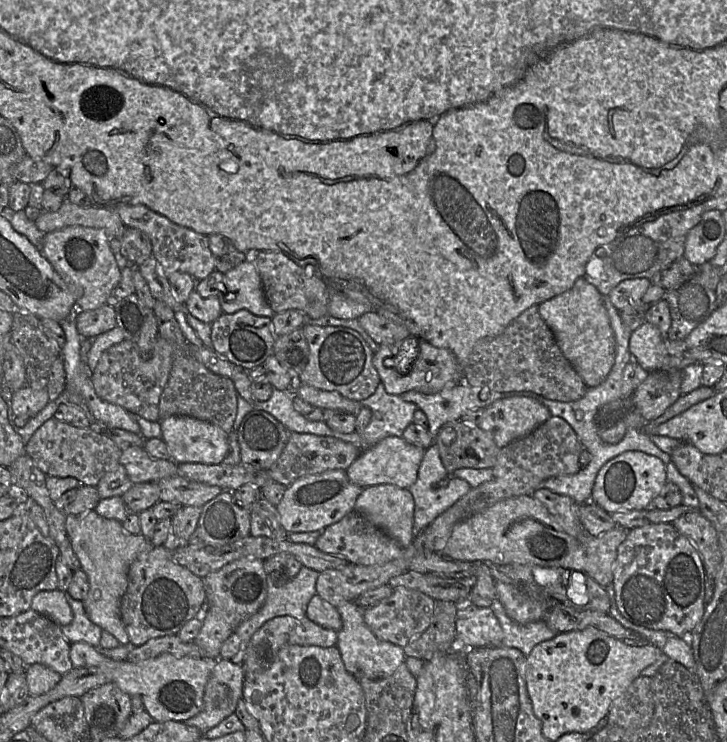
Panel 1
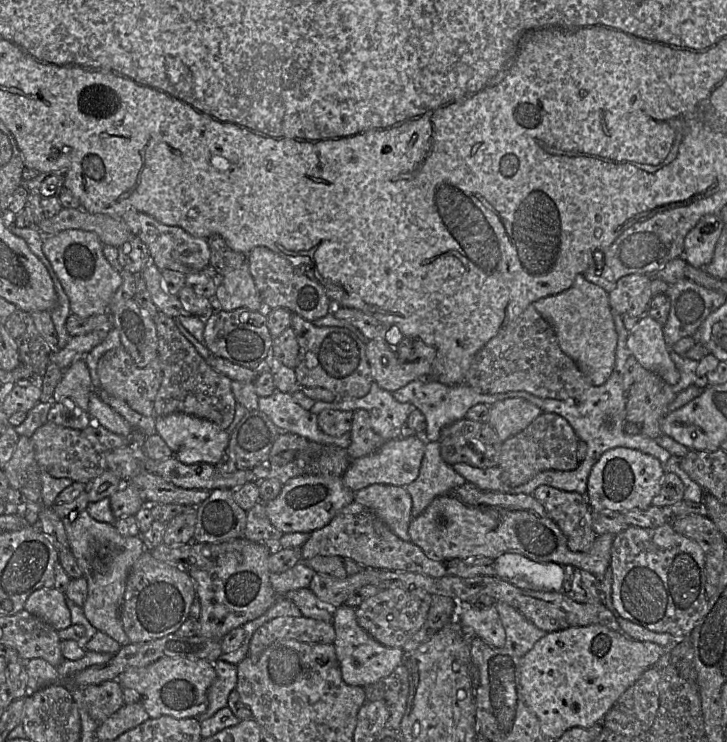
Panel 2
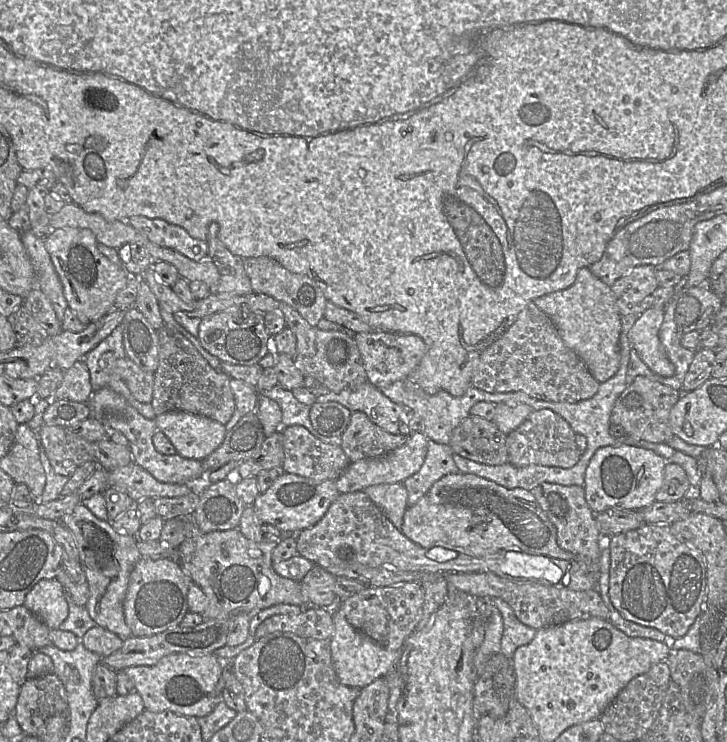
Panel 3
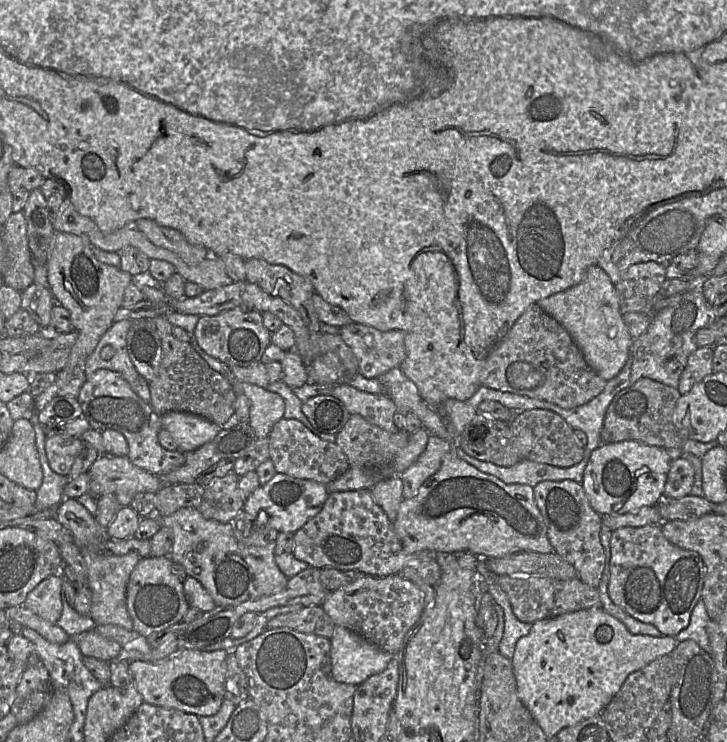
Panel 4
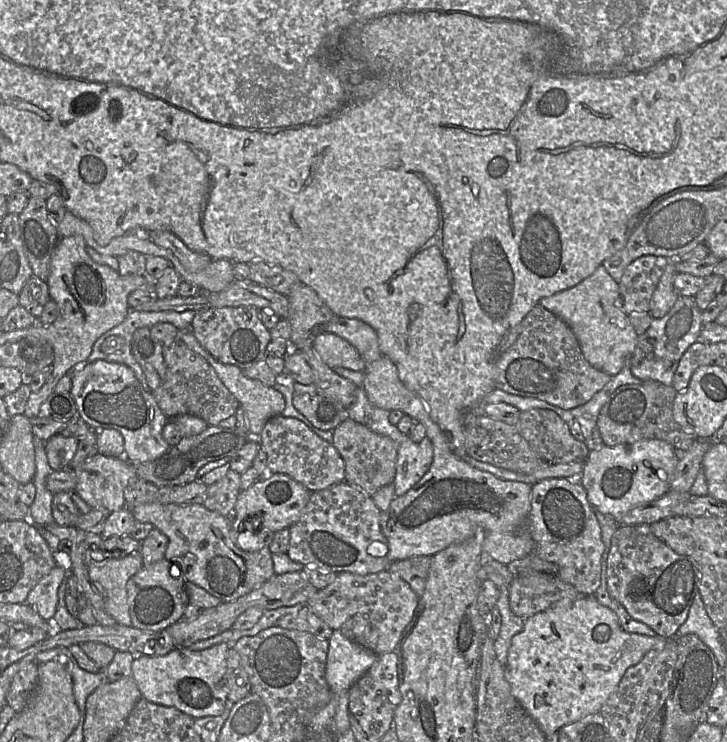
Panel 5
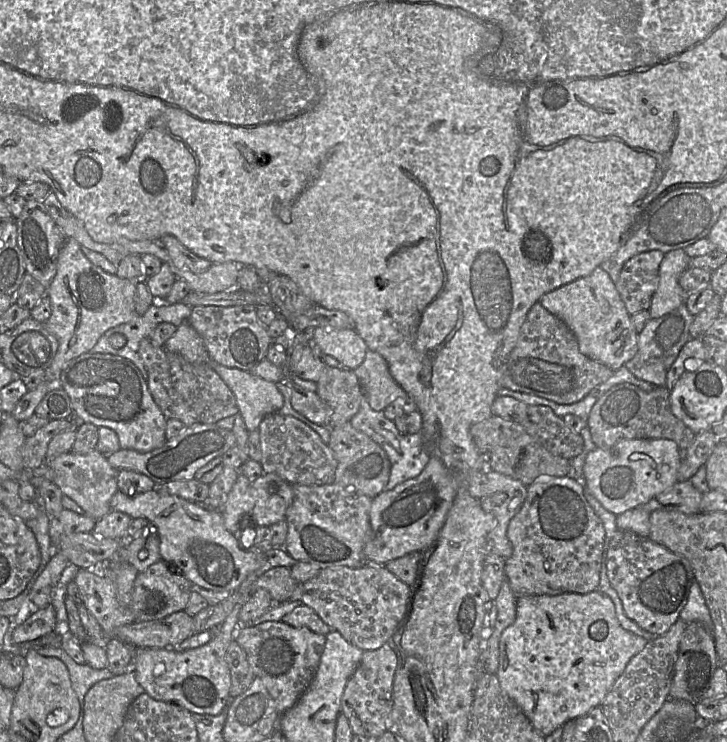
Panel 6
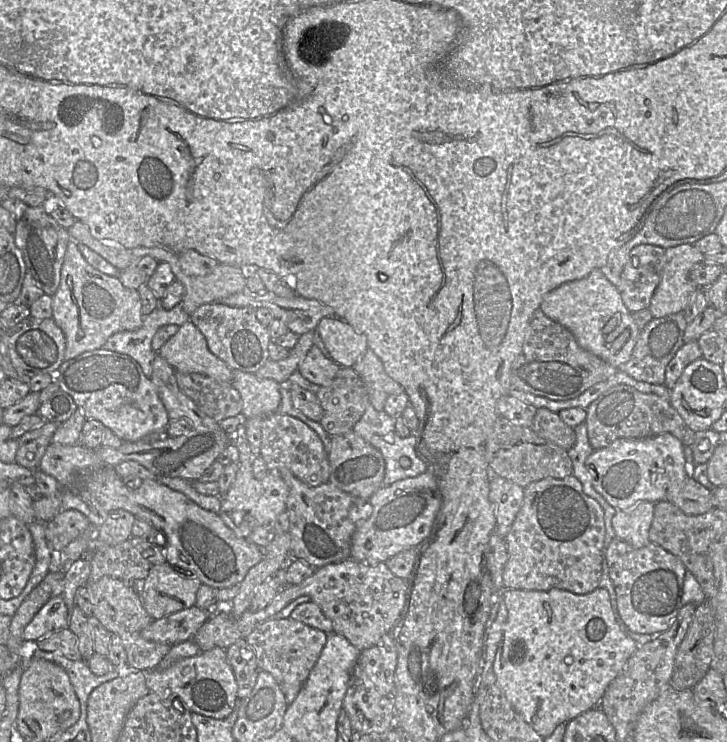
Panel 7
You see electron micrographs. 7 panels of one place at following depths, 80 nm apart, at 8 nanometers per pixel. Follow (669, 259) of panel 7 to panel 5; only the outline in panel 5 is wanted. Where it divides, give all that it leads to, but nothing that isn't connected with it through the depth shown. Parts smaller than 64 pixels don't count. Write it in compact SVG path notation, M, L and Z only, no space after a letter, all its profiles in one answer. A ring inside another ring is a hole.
M669 260L652 295L649 314L653 319L666 315L677 301L679 295L674 287L677 273L676 260Z

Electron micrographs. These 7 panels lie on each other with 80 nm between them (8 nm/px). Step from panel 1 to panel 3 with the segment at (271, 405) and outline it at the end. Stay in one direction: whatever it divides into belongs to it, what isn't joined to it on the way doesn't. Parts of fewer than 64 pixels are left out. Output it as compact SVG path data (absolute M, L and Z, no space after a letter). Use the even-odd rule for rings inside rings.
M277 384L272 389L261 393L277 402L281 408L282 419L277 426L276 432L281 433L282 430L288 426L300 425L305 427L313 436L322 442L341 447L341 436L324 436L314 428L309 417L311 406L298 401L292 391L286 390Z

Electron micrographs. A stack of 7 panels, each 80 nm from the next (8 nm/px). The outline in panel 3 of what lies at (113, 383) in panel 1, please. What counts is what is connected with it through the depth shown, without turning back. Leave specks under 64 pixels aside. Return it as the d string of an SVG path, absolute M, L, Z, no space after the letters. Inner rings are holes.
M105 352L99 366L104 372L120 377L133 398L141 403L151 403L154 389L154 373L144 371L128 357L117 358L113 352Z

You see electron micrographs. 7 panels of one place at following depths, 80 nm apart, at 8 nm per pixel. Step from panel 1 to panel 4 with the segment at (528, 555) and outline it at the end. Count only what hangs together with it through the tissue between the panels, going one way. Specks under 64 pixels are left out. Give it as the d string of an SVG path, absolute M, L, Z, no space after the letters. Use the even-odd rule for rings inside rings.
M456 444L447 452L439 470L427 478L418 493L400 503L393 529L407 553L420 551L470 552L482 558L500 558L518 552L553 553L546 523L536 505L533 488L526 484L507 484L494 475L479 471L456 455Z

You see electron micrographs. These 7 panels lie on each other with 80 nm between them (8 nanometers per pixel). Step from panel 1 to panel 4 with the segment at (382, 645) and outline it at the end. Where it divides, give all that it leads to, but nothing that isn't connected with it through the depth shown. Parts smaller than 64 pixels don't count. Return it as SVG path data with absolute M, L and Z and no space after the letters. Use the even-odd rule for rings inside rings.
M335 625L330 641L331 675L340 683L358 686L396 657L343 626Z

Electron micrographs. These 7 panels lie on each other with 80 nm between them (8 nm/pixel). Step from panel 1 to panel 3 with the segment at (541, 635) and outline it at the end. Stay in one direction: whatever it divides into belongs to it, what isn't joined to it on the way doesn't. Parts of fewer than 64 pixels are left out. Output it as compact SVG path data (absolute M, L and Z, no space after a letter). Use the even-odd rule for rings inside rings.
M493 597L491 601L500 611L503 619L500 652L507 658L513 659L516 649L529 644L535 637L537 630L520 622L513 609L503 599Z

